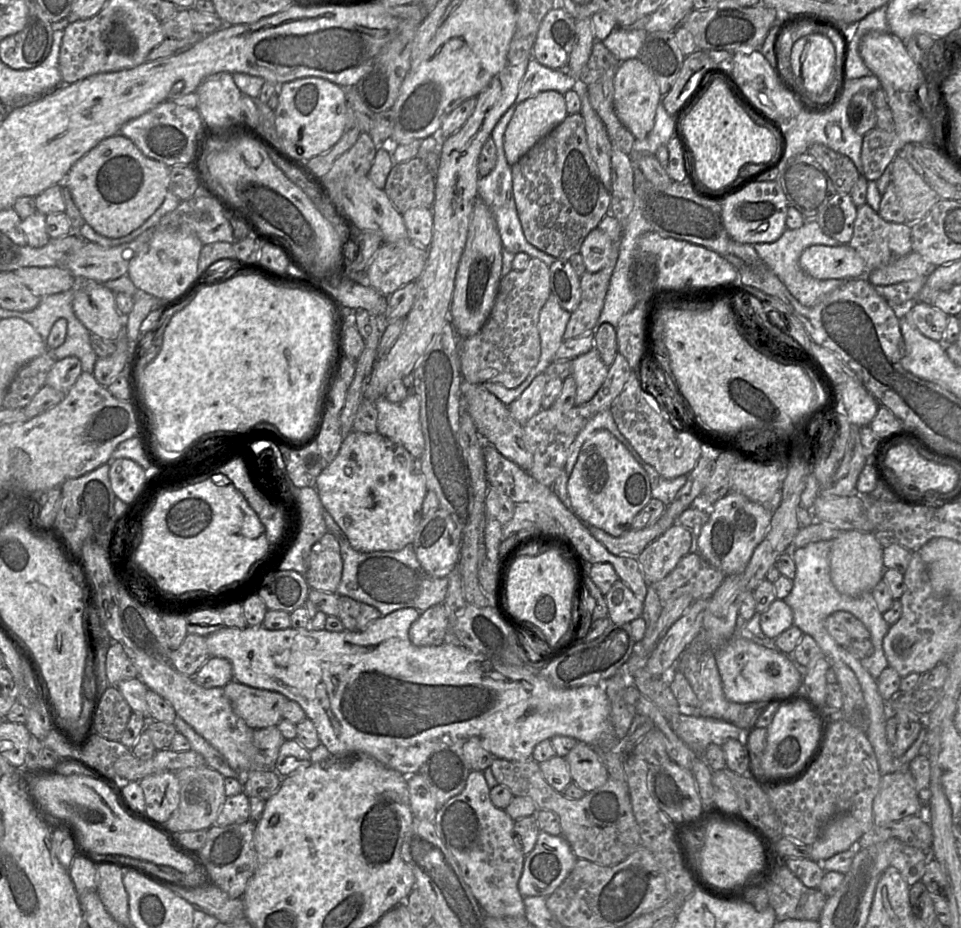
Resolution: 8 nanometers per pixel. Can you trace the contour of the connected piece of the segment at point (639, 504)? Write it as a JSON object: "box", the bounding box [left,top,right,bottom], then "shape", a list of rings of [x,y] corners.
{"box":[567,430,652,537],"shape":[[[607,430],[595,432],[583,443],[576,464],[568,477],[567,492],[570,508],[581,521],[615,537],[631,529],[634,517],[652,498],[647,472],[627,448]]]}

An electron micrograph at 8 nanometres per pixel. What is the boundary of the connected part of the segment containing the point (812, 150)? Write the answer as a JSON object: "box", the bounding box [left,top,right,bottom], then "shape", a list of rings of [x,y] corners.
{"box":[807,144,860,194],"shape":[[[823,144],[811,145],[807,153],[823,167],[832,180],[836,193],[849,194],[860,173],[850,158]]]}

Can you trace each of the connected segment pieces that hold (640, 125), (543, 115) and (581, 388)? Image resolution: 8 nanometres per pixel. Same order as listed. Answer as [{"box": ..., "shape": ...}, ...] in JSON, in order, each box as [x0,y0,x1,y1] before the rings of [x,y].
[{"box":[614,58,662,140],"shape":[[[638,58],[620,63],[614,79],[614,108],[621,123],[637,140],[645,139],[652,131],[662,97],[654,75]]]},{"box":[504,90,568,167],"shape":[[[547,90],[523,101],[516,108],[504,134],[504,151],[508,164],[512,167],[537,142],[560,125],[568,116],[564,95]]]},{"box":[570,347,608,406],"shape":[[[595,347],[571,360],[570,376],[576,382],[574,406],[582,405],[592,399],[604,382],[608,368]]]}]

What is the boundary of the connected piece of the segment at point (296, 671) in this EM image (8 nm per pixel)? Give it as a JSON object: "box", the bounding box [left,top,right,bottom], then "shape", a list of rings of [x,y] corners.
{"box":[206,608,611,776],"shape":[[[415,608],[396,610],[386,616],[370,623],[365,629],[357,631],[343,630],[330,632],[328,630],[309,630],[300,628],[287,628],[285,630],[268,630],[260,627],[246,627],[243,629],[222,627],[218,631],[206,636],[210,657],[228,659],[233,668],[233,680],[238,683],[263,690],[278,692],[291,701],[298,703],[310,719],[318,733],[319,740],[331,756],[345,756],[352,752],[364,753],[382,765],[395,769],[405,776],[418,773],[422,764],[433,751],[434,745],[441,739],[468,739],[477,736],[481,739],[484,749],[495,757],[525,761],[532,756],[534,747],[541,741],[551,739],[554,736],[569,736],[578,742],[594,746],[610,732],[611,704],[603,685],[581,686],[577,688],[559,689],[539,677],[538,671],[542,668],[534,663],[525,663],[524,666],[514,666],[503,663],[500,660],[491,659],[482,654],[477,654],[457,641],[445,641],[438,646],[416,646],[409,638],[409,629],[421,612]]]}

